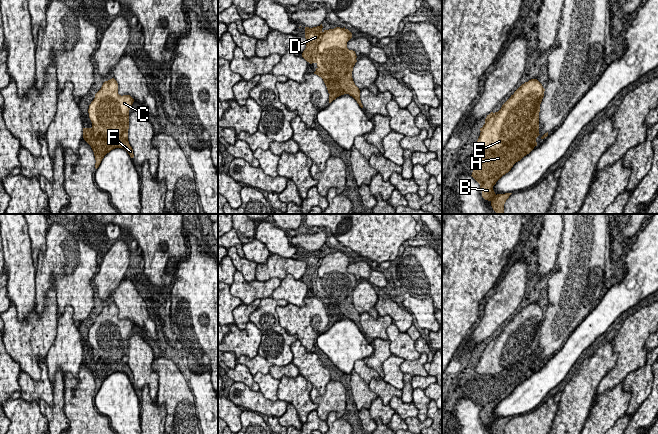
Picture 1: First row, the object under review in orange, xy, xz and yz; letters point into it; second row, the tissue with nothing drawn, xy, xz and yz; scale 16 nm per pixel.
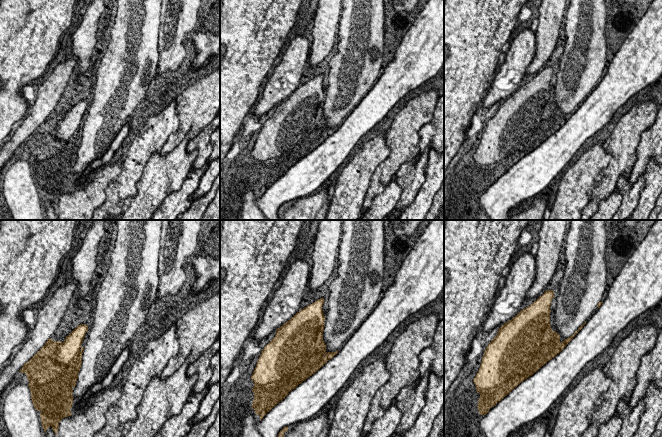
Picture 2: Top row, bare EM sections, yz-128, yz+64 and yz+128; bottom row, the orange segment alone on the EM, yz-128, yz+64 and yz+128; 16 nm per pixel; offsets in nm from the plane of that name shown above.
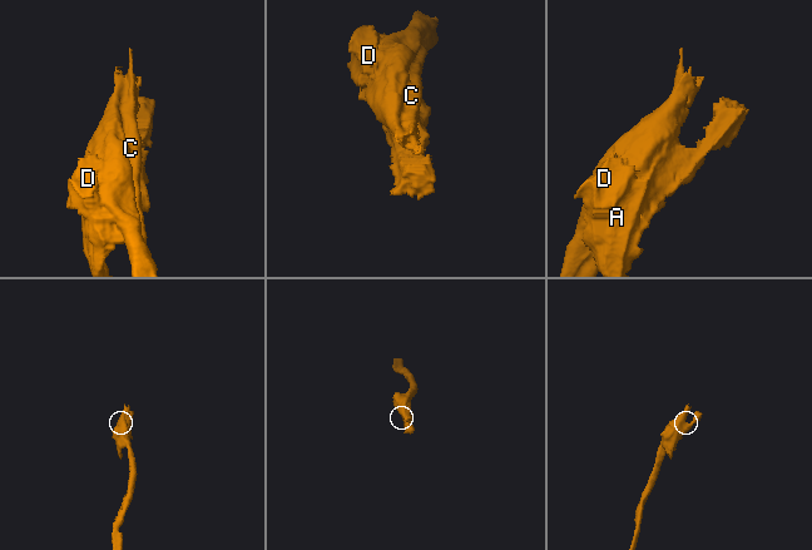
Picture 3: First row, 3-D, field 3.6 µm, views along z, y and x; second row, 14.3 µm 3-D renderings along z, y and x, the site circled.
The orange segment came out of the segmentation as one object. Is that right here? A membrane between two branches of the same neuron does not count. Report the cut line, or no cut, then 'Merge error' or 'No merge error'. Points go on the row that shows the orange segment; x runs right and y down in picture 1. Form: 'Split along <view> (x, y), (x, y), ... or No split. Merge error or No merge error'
No split. No merge error

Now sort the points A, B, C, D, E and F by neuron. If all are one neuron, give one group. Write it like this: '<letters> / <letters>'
A B C D E F

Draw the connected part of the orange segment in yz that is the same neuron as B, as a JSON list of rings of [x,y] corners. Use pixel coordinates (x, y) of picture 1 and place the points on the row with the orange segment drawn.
[[[531,79],[522,84],[502,105],[498,112],[491,112],[480,128],[480,136],[475,144],[478,149],[472,177],[480,184],[482,197],[491,202],[496,214],[504,214],[504,204],[512,193],[495,194],[493,186],[513,165],[529,154],[537,146],[539,134],[540,104],[544,97],[542,84],[537,79]]]

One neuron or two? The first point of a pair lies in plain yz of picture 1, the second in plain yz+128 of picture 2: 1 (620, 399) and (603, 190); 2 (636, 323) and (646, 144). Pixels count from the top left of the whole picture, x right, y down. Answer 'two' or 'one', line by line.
1: two
2: two

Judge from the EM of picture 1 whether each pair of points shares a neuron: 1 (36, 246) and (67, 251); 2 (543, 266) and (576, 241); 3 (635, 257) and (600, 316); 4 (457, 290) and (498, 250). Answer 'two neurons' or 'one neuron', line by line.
1: two neurons
2: two neurons
3: one neuron
4: one neuron

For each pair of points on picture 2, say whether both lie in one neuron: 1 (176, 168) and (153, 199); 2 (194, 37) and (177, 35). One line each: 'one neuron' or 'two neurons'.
1: one neuron
2: two neurons

